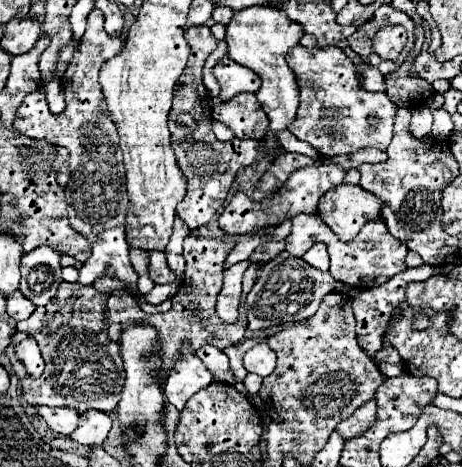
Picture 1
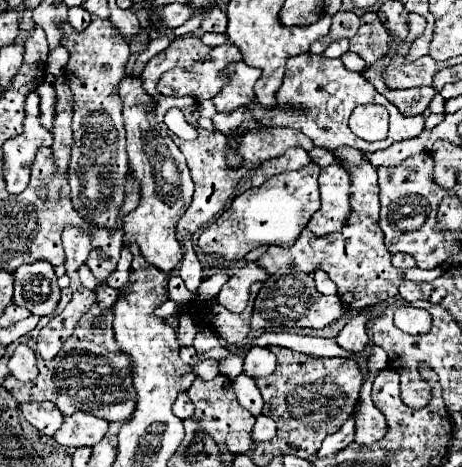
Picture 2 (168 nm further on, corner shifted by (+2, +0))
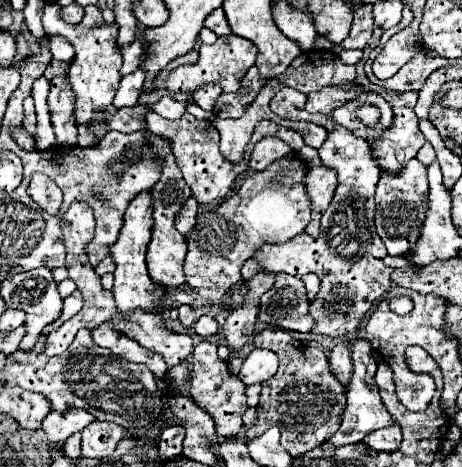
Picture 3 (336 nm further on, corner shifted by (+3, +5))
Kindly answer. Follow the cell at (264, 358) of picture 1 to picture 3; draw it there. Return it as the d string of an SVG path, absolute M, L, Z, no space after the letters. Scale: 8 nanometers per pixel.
M254 347L248 357L244 359L242 363L242 369L238 373L238 377L246 383L246 385L252 385L252 383L262 383L266 379L270 379L278 369L278 357L268 351L268 349L262 349L262 347Z

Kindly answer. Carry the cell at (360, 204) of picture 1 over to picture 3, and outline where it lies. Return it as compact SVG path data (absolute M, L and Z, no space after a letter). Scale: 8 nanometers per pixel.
M326 165L312 167L310 173L306 175L306 189L312 199L312 221L306 227L308 235L312 235L312 237L320 235L320 217L328 209L328 205L334 197L336 185L338 185L338 175L334 169L330 169Z

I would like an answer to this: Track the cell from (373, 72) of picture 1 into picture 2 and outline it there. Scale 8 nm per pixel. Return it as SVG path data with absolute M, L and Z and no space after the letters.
M353 52L343 54L343 56L341 56L341 62L345 64L345 68L347 68L347 70L363 72L363 68L365 68L365 60L363 60L363 58L359 58L359 56L357 56L357 54L353 54Z

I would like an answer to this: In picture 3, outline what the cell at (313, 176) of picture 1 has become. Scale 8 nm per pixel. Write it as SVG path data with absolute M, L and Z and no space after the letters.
M298 157L274 161L260 173L250 175L242 187L220 207L198 215L196 227L186 237L188 255L184 261L186 283L208 303L222 303L226 293L242 281L240 267L264 243L286 243L310 223L310 195L304 179L308 167Z

